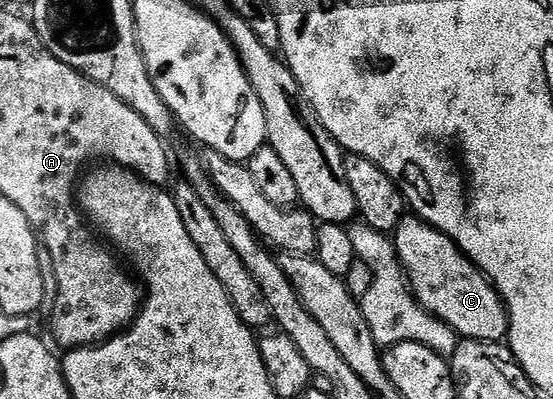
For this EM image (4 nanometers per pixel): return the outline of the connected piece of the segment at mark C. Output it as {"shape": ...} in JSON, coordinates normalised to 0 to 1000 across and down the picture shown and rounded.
{"shape":[[[734,536],[723,549],[723,561],[714,576],[712,609],[745,739],[779,792],[788,792],[799,807],[812,812],[826,845],[843,852],[904,857],[917,845],[919,777],[911,769],[911,752],[890,704],[861,669],[857,654],[805,581],[794,581],[788,569],[772,561],[750,536]]]}

